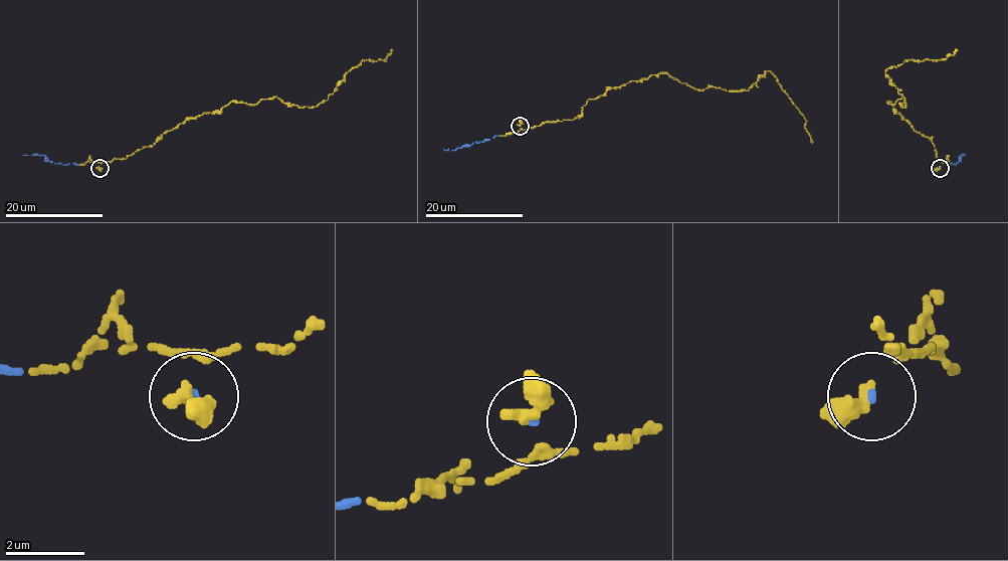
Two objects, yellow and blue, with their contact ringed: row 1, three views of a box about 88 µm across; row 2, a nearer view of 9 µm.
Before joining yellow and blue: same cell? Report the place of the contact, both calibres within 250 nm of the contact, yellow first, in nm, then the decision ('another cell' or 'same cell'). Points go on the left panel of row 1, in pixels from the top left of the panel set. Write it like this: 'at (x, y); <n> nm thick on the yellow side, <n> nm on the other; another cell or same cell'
at (99, 168); 320 nm thick on the yellow side, 90 nm on the other; same cell

